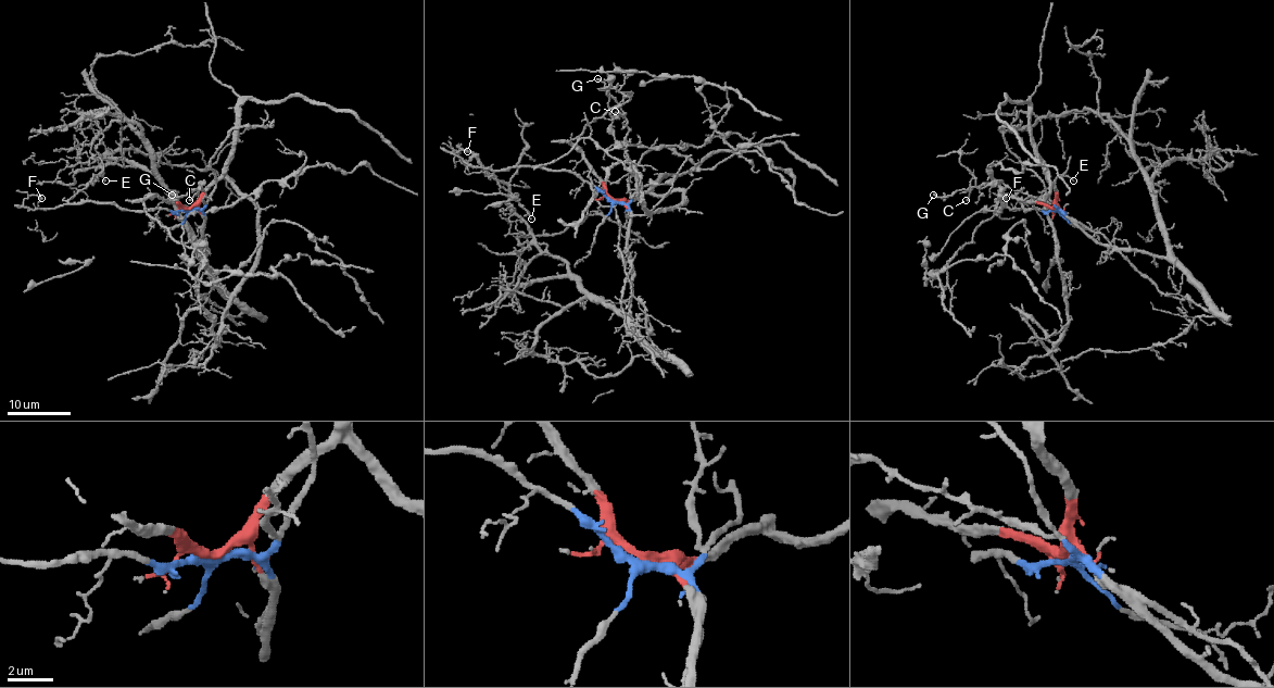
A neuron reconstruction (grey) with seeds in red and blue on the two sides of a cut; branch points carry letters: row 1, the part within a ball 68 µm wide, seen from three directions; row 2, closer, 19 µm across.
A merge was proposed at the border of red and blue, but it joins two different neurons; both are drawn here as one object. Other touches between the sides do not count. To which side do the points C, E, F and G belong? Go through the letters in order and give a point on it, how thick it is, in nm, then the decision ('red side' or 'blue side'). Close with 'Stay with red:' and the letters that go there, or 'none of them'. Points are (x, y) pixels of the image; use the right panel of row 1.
C: (966, 200) | 130 nm | blue side
E: (1073, 180) | 130 nm | blue side
F: (1006, 198) | 160 nm | blue side
G: (933, 195) | 170 nm | blue side
Stay with red: none of them

